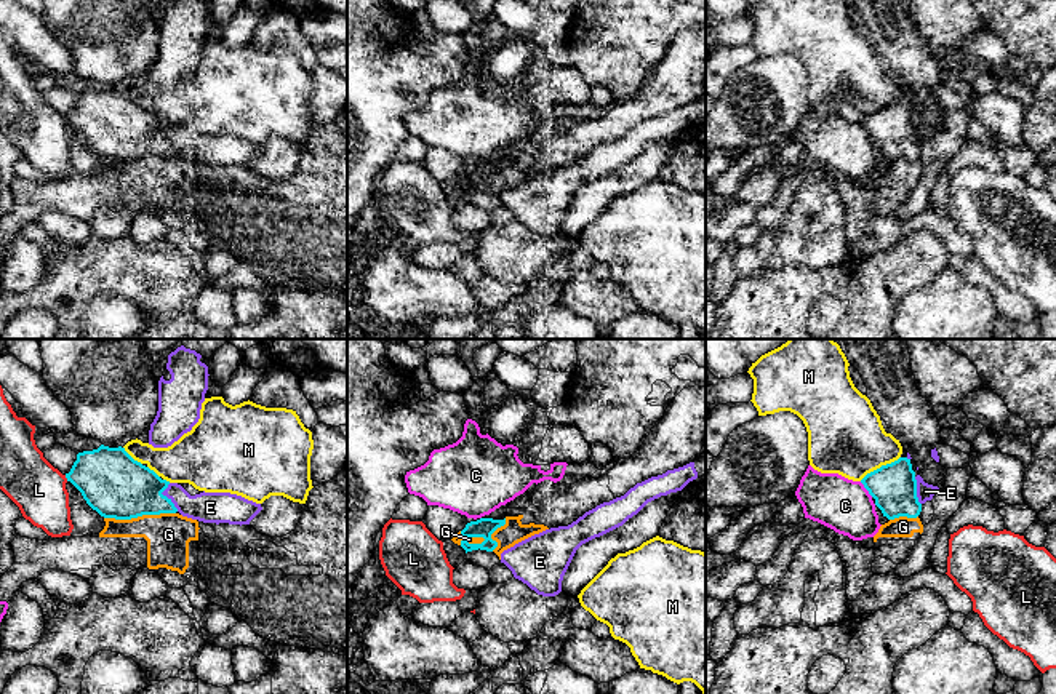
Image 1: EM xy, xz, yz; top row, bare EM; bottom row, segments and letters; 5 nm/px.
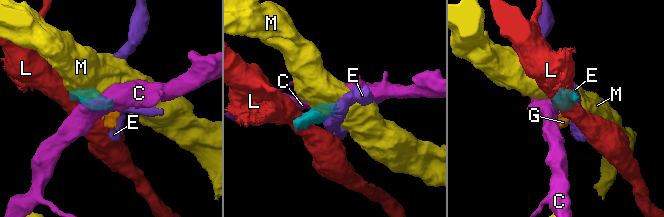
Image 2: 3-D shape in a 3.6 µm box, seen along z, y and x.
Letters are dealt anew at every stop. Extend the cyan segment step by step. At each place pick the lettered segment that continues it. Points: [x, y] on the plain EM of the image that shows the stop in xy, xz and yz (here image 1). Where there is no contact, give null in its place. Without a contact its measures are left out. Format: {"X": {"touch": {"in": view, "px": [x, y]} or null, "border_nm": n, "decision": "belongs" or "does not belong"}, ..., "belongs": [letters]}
{"C": {"touch": {"in": "yz", "px": [866, 130]}, "border_nm": 100, "decision": "does not belong"}, "E": {"touch": {"in": "xy", "px": [167, 139]}, "border_nm": 150, "decision": "does not belong"}, "G": {"touch": {"in": "xy", "px": [140, 157]}, "border_nm": 360, "decision": "does not belong"}, "L": {"touch": {"in": "xy", "px": [66, 119]}, "border_nm": 40, "decision": "does not belong"}, "M": {"touch": {"in": "yz", "px": [880, 109]}, "border_nm": 240, "decision": "does not belong"}, "belongs": []}

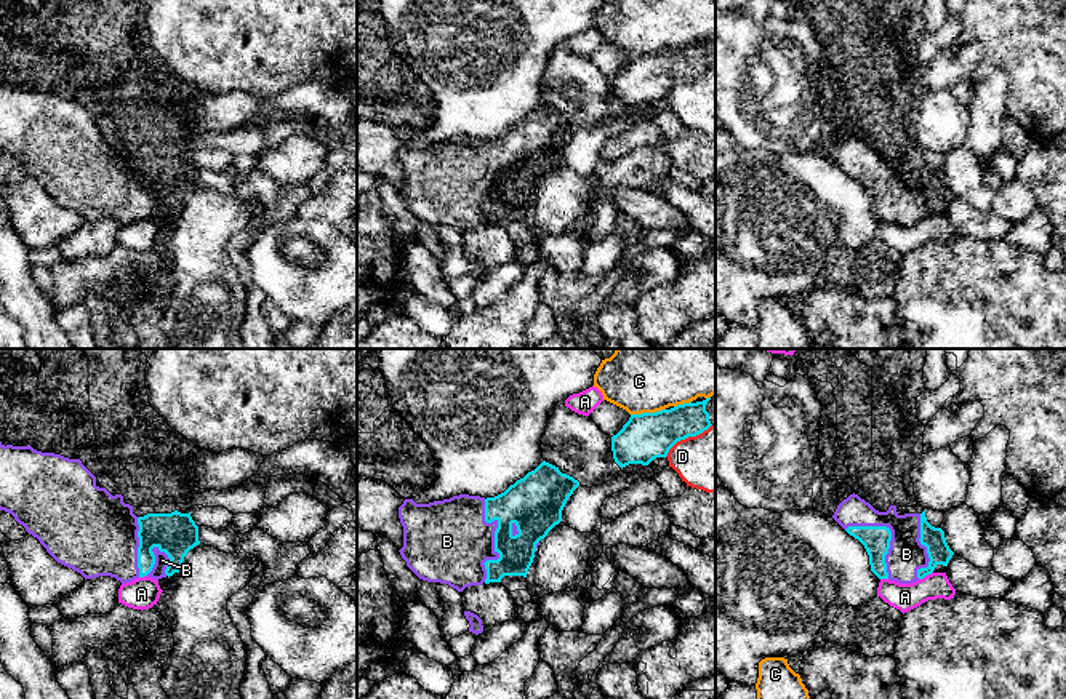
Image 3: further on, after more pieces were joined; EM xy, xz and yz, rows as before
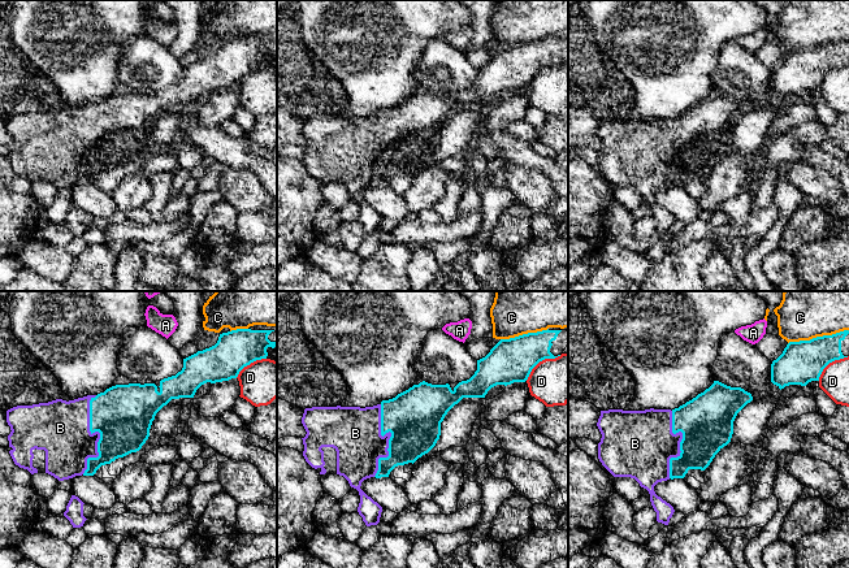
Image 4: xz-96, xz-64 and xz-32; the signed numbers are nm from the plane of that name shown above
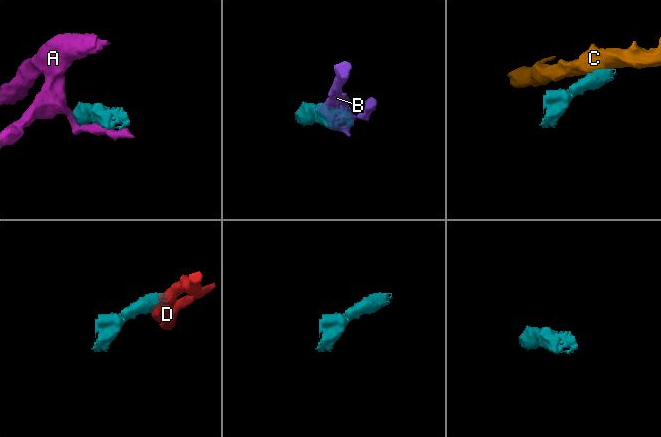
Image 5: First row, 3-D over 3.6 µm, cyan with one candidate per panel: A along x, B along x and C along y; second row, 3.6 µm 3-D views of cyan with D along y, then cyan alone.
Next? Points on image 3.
{"A": {"touch": {"in": "yz", "px": [925, 216]}, "border_nm": 80, "decision": "does not belong"}, "B": {"touch": {"in": "xz", "px": [495, 181]}, "border_nm": 420, "decision": "belongs"}, "C": {"touch": {"in": "xz", "px": [647, 55]}, "border_nm": 180, "decision": "does not belong"}, "D": {"touch": {"in": "xz", "px": [687, 79]}, "border_nm": 280, "decision": "does not belong"}, "belongs": ["B"]}

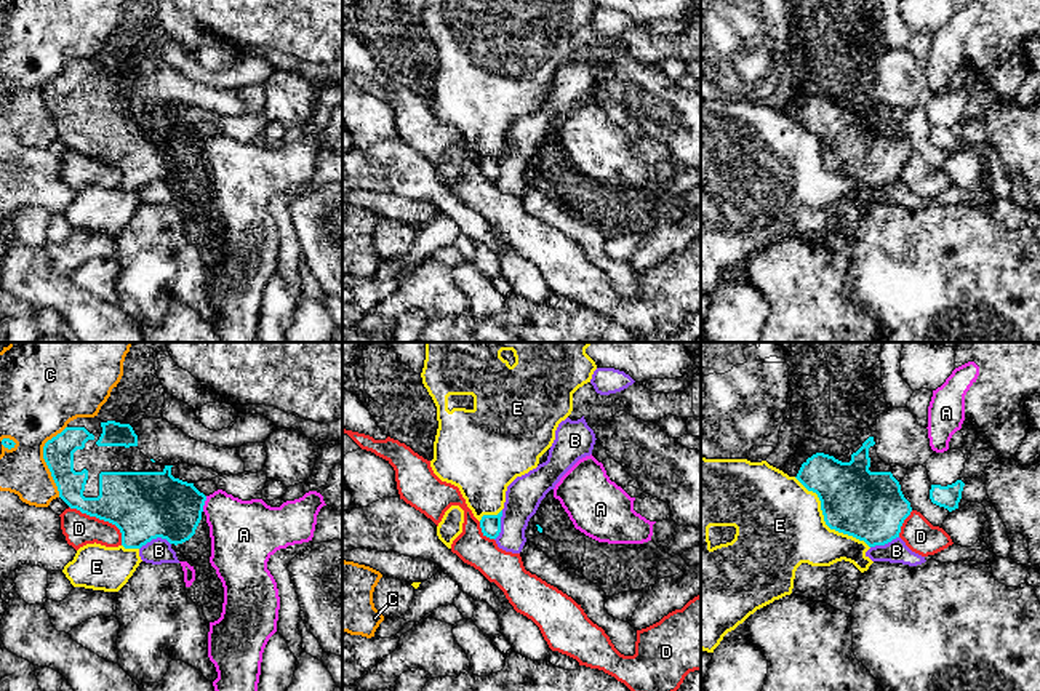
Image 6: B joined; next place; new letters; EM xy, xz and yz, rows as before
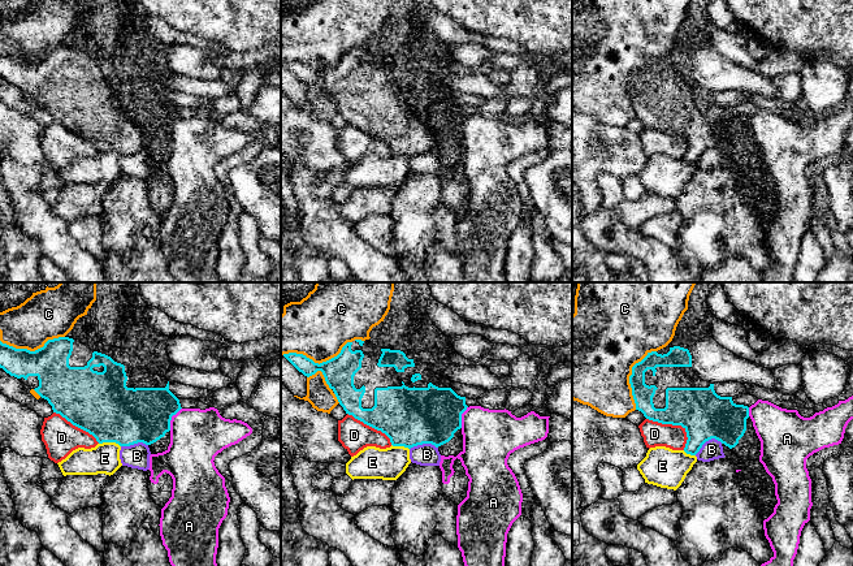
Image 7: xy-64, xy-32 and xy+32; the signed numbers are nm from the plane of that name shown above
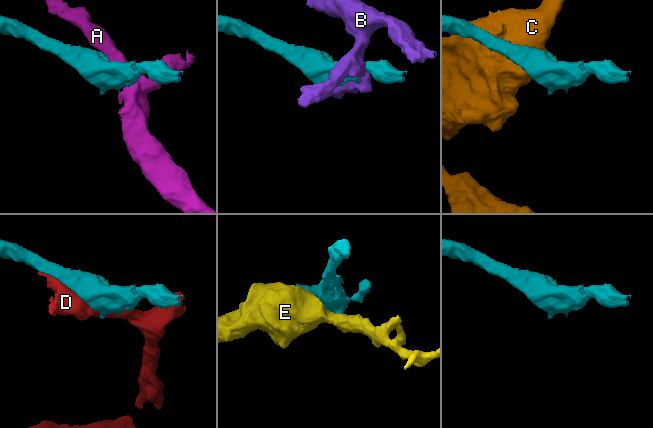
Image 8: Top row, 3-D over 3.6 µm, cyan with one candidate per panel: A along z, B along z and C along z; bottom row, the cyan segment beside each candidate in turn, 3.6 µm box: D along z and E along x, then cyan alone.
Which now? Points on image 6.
{"A": {"touch": {"in": "xy", "px": [204, 146]}, "border_nm": 80, "decision": "does not belong"}, "B": {"touch": {"in": "xy", "px": [154, 179]}, "border_nm": 160, "decision": "does not belong"}, "C": {"touch": {"in": "xy", "px": [44, 99]}, "border_nm": 360, "decision": "does not belong"}, "D": {"touch": {"in": "xy", "px": [101, 160]}, "border_nm": 340, "decision": "does not belong"}, "E": {"touch": {"in": "yz", "px": [824, 162]}, "border_nm": 500, "decision": "does not belong"}, "belongs": []}

